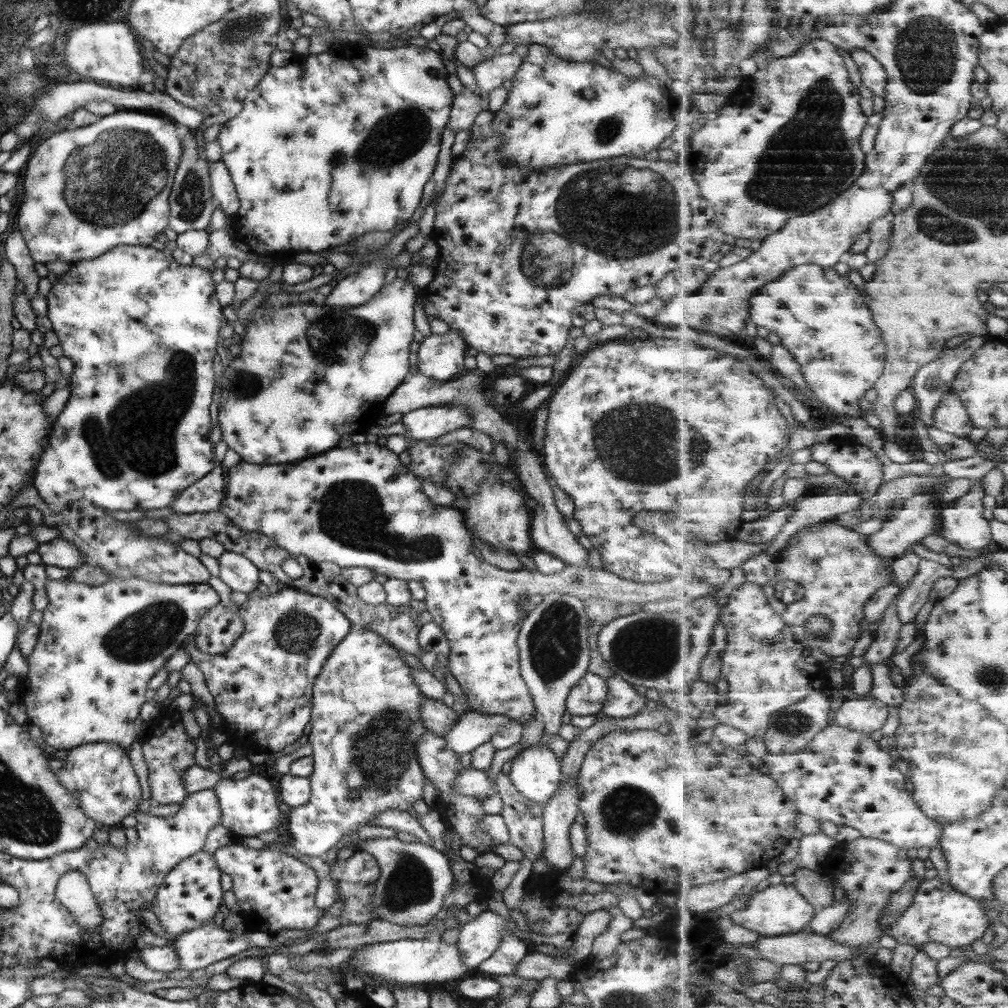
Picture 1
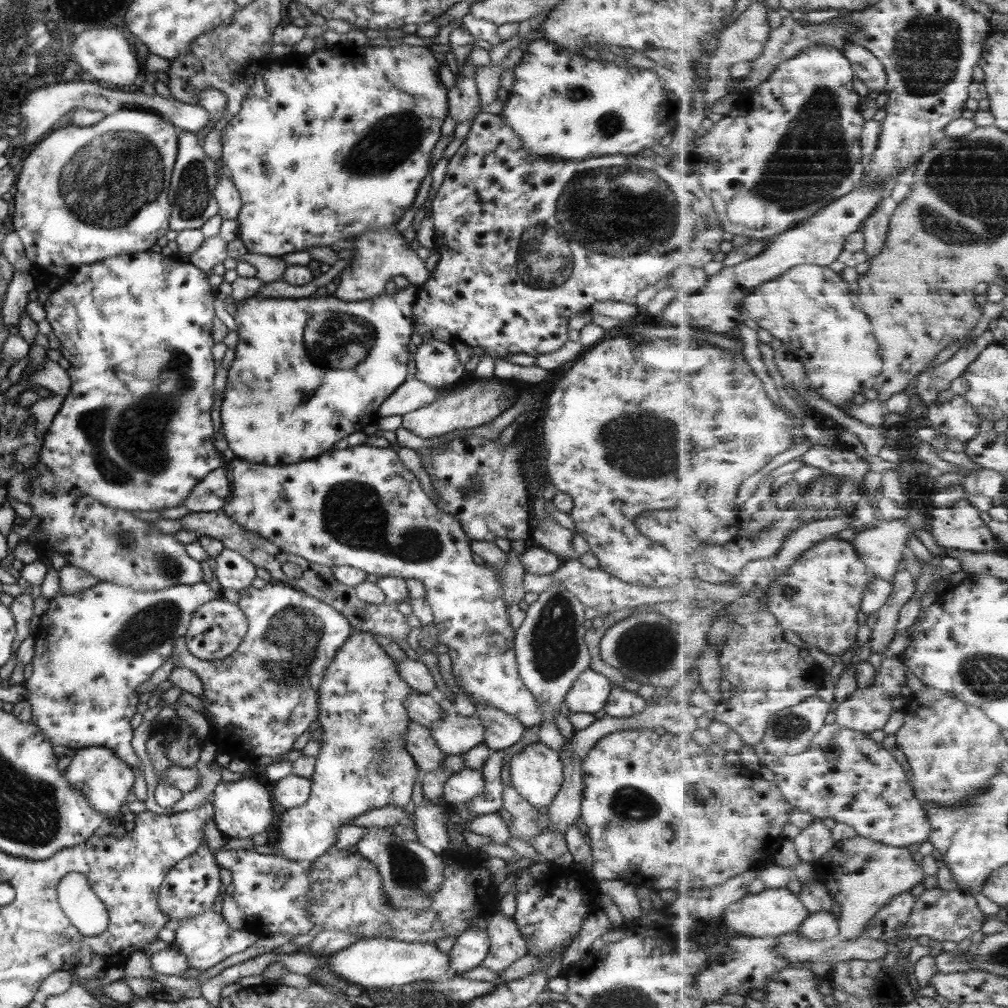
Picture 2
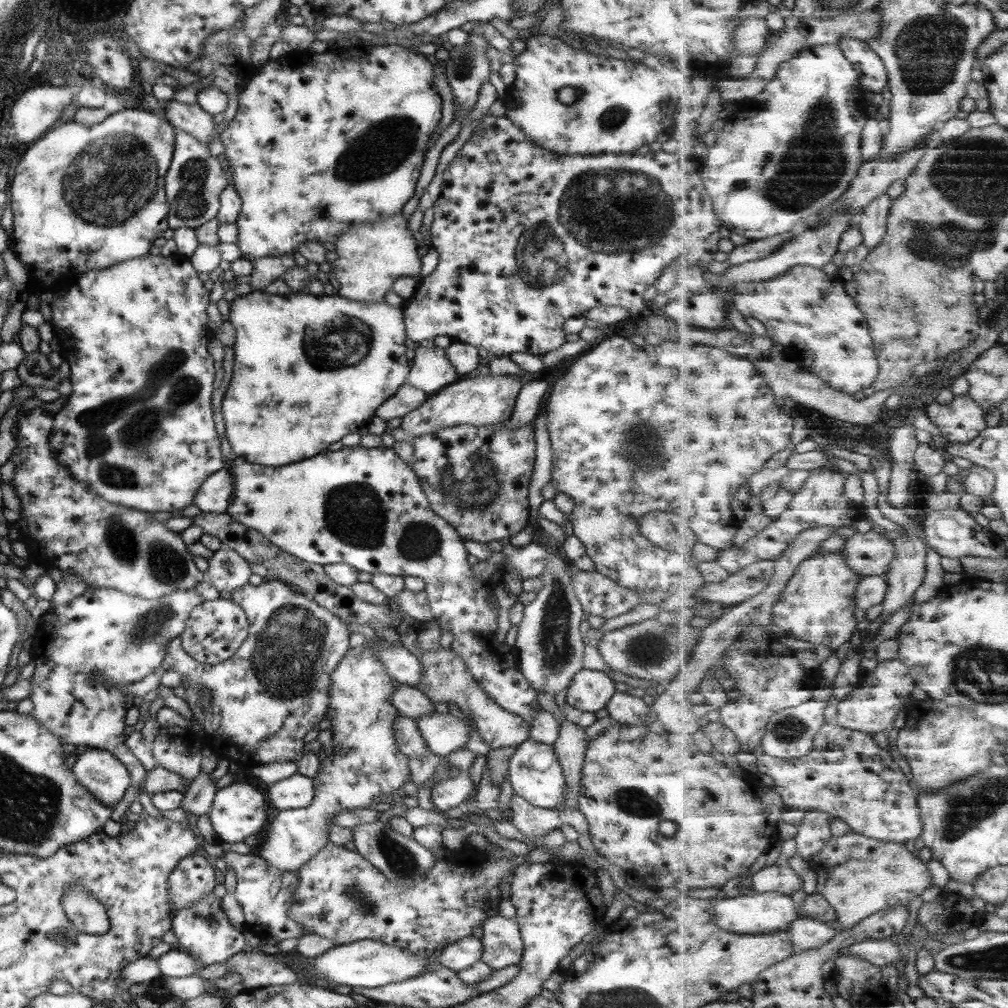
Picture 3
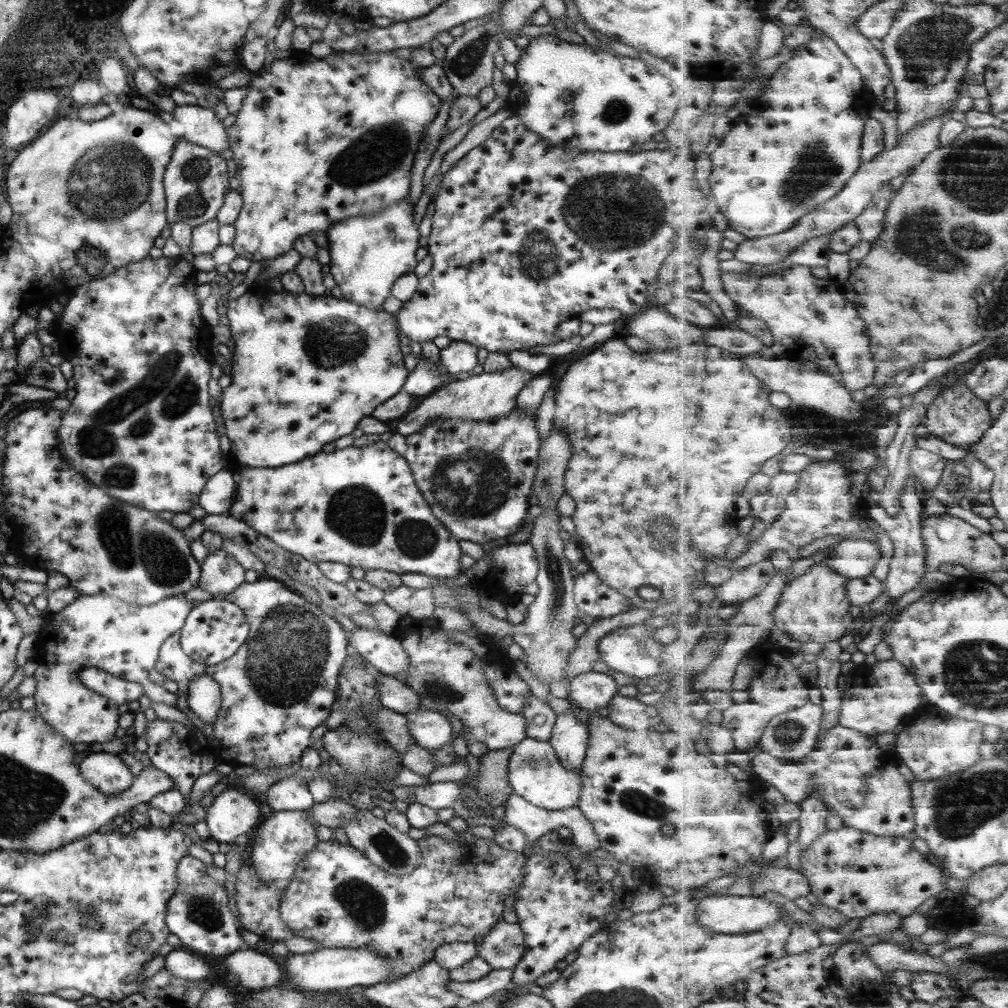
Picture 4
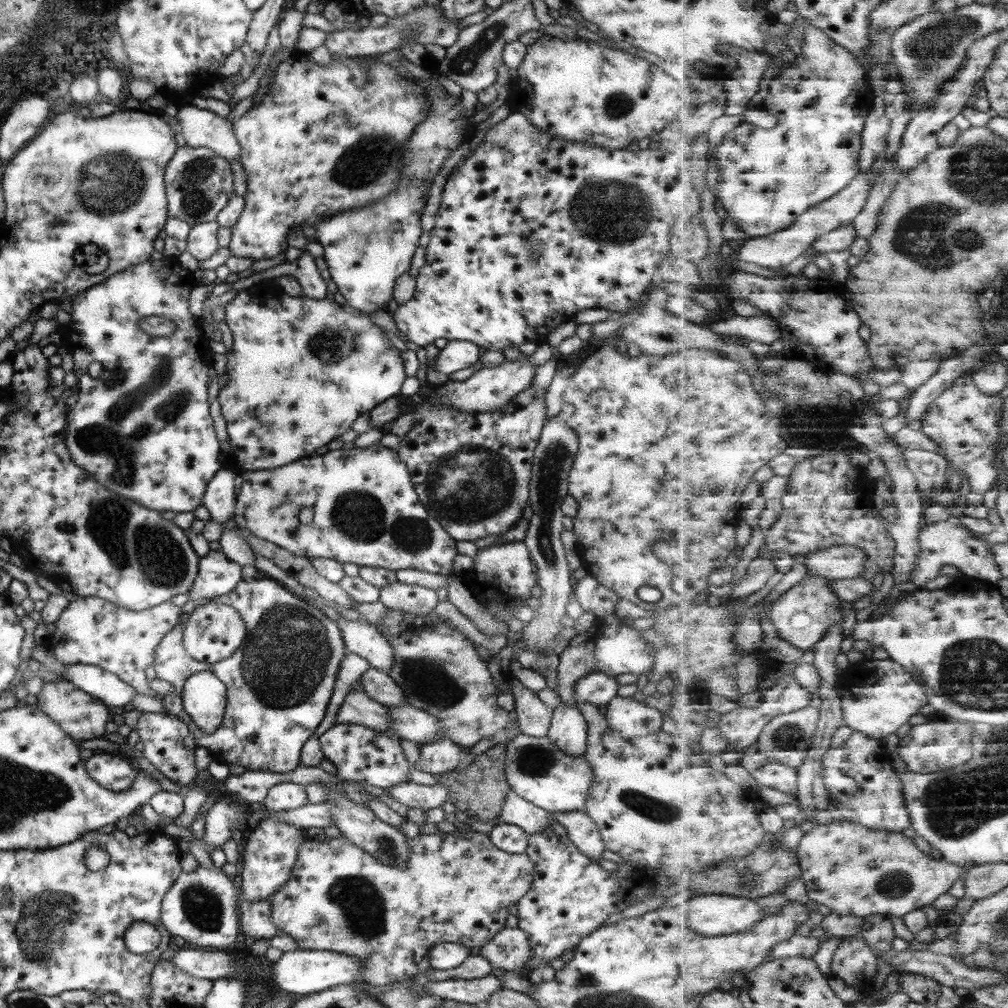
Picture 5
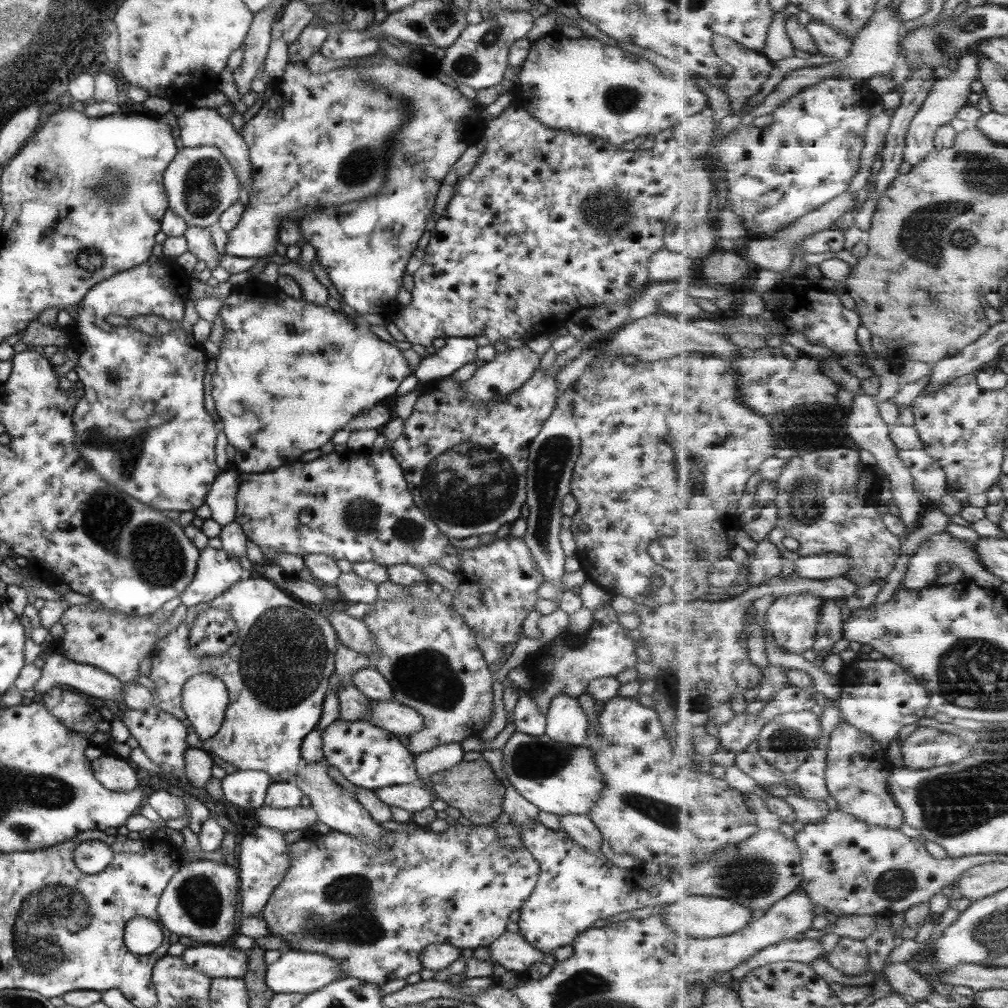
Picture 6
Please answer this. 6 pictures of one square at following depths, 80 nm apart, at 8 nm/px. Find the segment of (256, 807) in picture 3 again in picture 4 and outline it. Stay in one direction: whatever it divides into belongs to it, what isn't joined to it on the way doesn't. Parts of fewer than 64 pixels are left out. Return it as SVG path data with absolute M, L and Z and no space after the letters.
M233 786L225 788L206 808L204 821L209 830L208 838L231 844L239 834L250 835L255 830L258 815L257 802L251 793Z

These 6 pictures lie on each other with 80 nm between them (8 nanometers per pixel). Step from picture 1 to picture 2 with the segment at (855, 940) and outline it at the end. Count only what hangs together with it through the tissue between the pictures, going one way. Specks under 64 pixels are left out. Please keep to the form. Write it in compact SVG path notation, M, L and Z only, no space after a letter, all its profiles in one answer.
M857 835L838 840L833 848L812 864L815 878L831 891L841 909L840 935L845 940L865 937L867 923L893 898L921 885L926 875L905 847L883 844L879 840Z

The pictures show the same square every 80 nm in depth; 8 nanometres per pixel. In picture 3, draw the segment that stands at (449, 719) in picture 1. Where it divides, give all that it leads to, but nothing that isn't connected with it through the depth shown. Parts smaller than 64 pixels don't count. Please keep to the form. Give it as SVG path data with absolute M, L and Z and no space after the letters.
M394 682L394 687L388 696L388 701L397 714L409 718L417 718L433 711L433 704L429 699L415 687L399 684Z

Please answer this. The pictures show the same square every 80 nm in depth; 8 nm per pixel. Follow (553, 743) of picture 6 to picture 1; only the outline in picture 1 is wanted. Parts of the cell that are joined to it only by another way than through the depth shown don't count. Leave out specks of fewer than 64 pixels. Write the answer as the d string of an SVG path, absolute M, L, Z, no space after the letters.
M529 745L511 758L508 773L515 792L543 806L560 784L560 759L545 745Z

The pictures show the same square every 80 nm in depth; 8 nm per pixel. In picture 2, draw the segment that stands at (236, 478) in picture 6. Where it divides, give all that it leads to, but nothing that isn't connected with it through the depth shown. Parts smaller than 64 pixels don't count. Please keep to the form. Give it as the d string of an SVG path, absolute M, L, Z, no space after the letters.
M217 468L203 477L188 493L182 504L194 512L221 512L230 496L230 482L225 468Z

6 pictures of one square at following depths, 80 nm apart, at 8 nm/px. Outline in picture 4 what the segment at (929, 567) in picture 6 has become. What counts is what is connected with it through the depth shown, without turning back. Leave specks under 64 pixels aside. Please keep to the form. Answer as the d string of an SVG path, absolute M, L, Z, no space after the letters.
M947 513L924 518L923 541L925 541L924 545L927 551L927 565L934 569L939 568L943 562L949 562L956 566L960 564L966 567L969 572L974 570L980 574L989 574L1006 564L1006 549L993 539L991 533L985 534L979 528L973 528L969 522Z

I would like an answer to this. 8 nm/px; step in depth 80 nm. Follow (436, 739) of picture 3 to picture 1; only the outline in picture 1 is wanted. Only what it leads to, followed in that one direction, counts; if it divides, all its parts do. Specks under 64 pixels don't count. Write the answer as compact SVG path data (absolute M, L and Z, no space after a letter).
M467 711L456 716L456 721L440 737L451 752L460 755L475 750L477 746L488 742L489 737L507 721L515 721L505 715L483 714Z

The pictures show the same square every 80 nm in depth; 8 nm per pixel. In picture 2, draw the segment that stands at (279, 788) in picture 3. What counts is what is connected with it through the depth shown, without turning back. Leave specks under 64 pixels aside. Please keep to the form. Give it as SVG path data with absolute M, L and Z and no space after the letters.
M293 774L273 783L273 800L287 810L305 804L310 793L310 780Z

